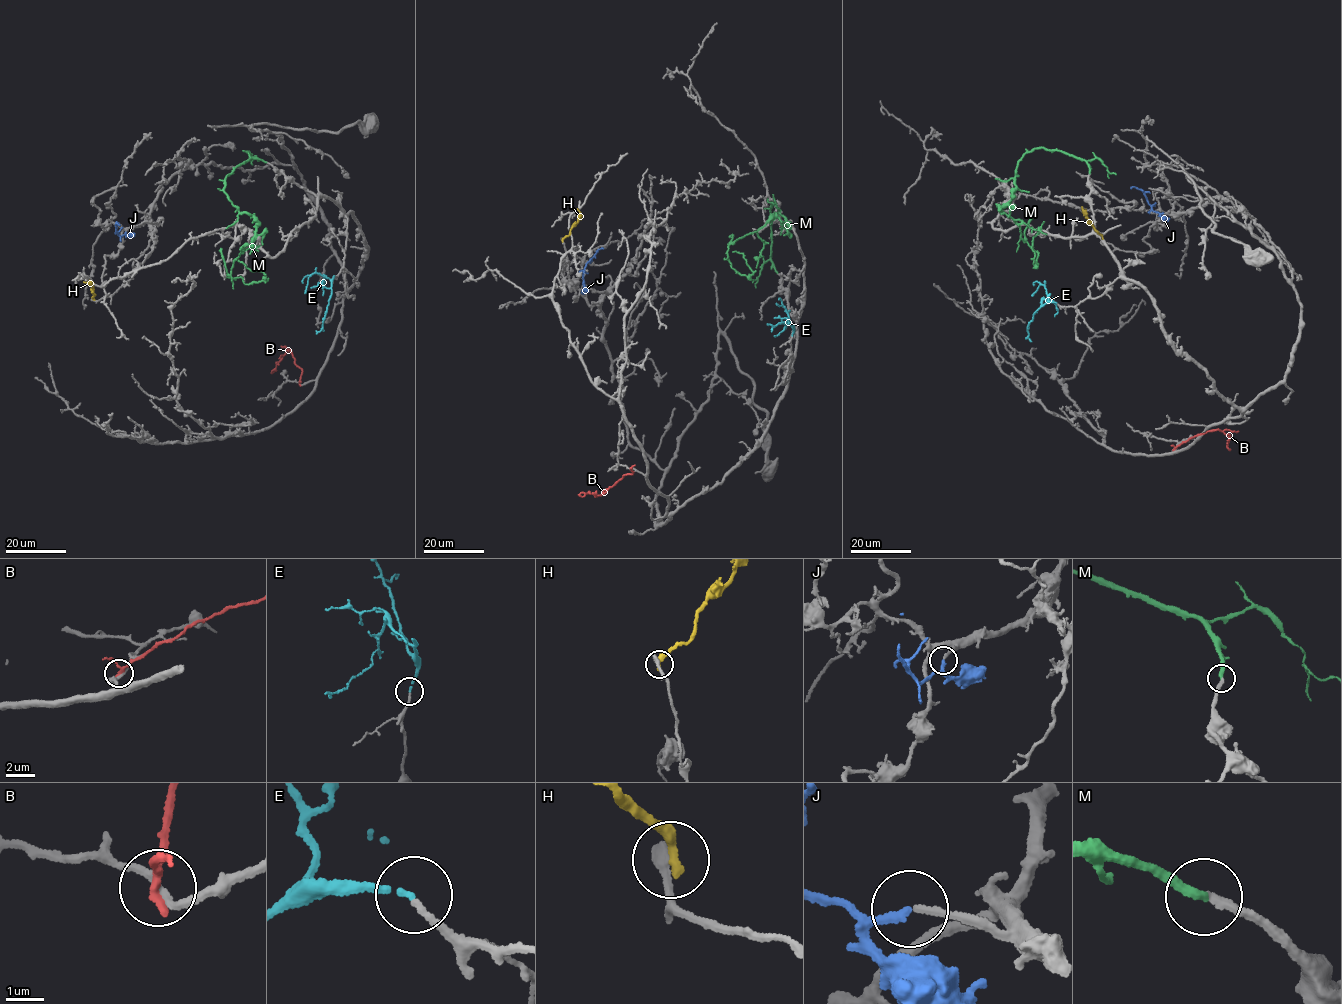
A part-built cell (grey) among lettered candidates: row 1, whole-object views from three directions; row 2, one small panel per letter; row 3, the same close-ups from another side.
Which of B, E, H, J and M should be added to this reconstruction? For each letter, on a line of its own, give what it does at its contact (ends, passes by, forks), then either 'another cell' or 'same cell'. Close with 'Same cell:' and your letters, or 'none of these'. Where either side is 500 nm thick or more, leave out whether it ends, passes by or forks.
B: it passes by | another cell
E: it ends | same cell
H: it ends | another cell
J: it ends | same cell
M: it ends | another cell
Same cell: E, J

